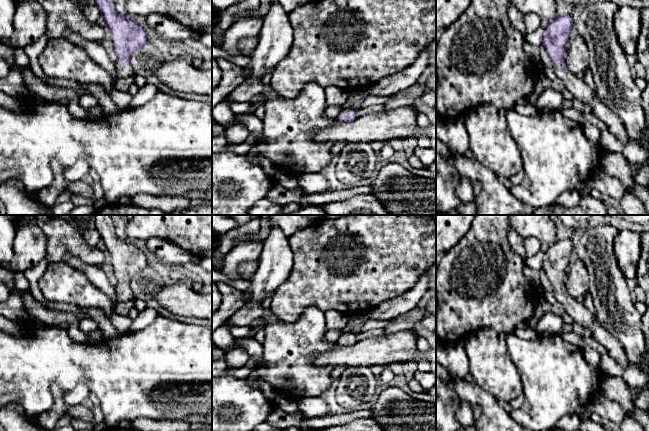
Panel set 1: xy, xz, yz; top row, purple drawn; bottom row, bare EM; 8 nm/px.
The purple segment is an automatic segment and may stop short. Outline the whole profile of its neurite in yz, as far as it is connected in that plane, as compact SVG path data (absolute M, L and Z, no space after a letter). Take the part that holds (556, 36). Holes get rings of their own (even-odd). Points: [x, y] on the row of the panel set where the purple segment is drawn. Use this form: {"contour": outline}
{"contour": "M557 15L548 22L544 30L542 45L553 61L554 72L575 98L591 107L592 114L606 124L609 133L622 143L627 143L630 138L621 119L598 99L595 89L590 88L580 76L574 75L567 68L564 58L572 26L571 15Z"}

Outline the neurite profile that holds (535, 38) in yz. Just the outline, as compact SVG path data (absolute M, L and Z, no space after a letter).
M540 26L538 29L531 33L527 33L524 40L533 46L541 46L543 35L544 35L544 28Z

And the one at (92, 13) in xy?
M96 5L87 6L82 9L83 15L91 22L96 23L101 13Z

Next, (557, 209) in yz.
M456 155L455 158L455 166L462 177L481 182L481 192L474 201L477 215L588 215L579 205L570 208L557 203L551 207L528 206L518 200L493 171L475 158L468 159L464 155Z

